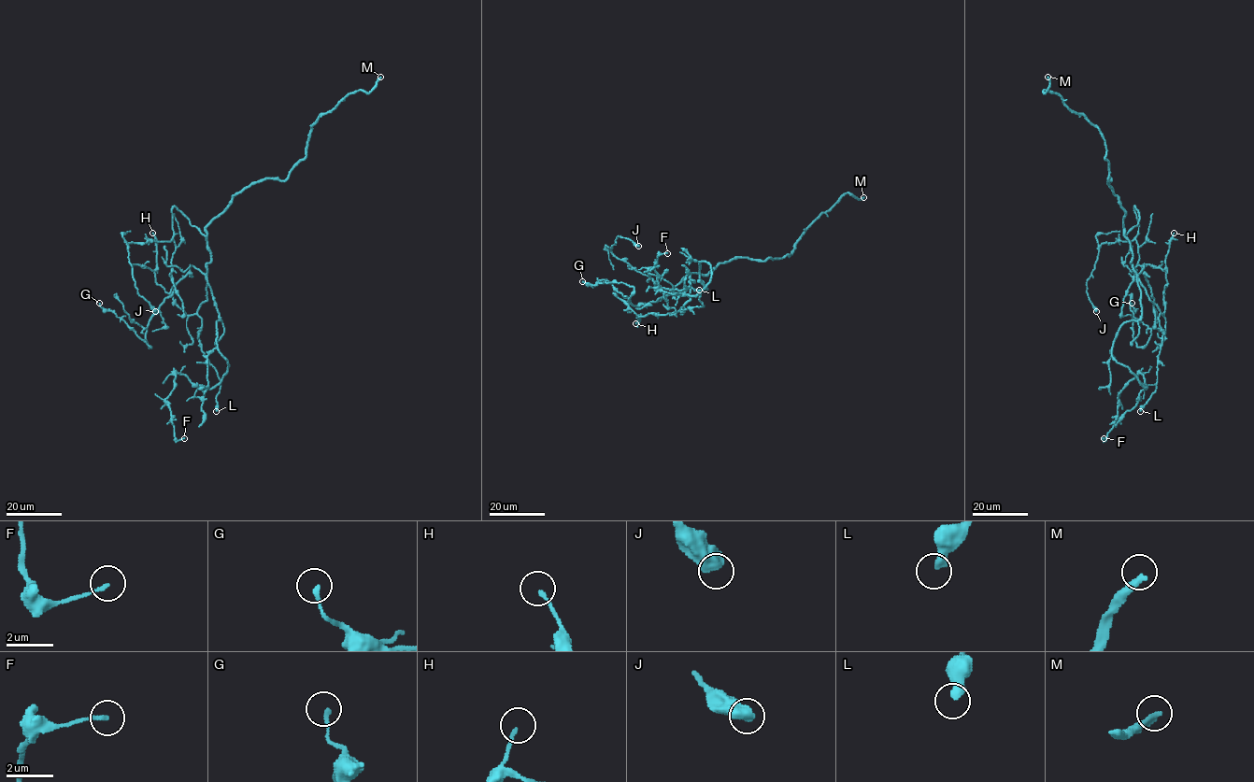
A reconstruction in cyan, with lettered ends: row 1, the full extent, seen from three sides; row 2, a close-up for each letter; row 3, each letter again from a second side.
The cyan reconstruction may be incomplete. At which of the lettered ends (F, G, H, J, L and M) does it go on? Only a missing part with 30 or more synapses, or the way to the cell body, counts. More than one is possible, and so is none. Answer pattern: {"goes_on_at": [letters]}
{"goes_on_at": ["M"]}

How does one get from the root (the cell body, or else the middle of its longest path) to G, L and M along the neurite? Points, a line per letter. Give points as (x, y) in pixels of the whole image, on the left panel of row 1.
G: (210, 256), (206, 273), (192, 266), (151, 317), (146, 334), (151, 347), (99, 303)
L: (210, 256), (206, 263), (207, 300), (197, 311), (202, 322), (198, 339), (220, 382), (216, 411)
M: (210, 256), (206, 227), (232, 197), (284, 180), (316, 120), (380, 77)

